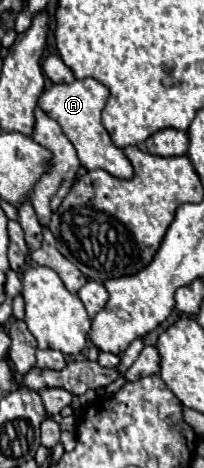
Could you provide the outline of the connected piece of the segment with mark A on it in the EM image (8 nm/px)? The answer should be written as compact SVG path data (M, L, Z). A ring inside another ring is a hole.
M85 78L85 80L75 80L71 84L53 84L47 92L41 94L39 106L47 116L51 116L61 126L63 134L75 146L77 156L87 170L101 168L113 174L115 178L129 180L133 178L133 166L125 156L125 152L113 144L111 136L101 124L101 112L105 108L107 98L109 98L109 90L101 82L93 78Z

